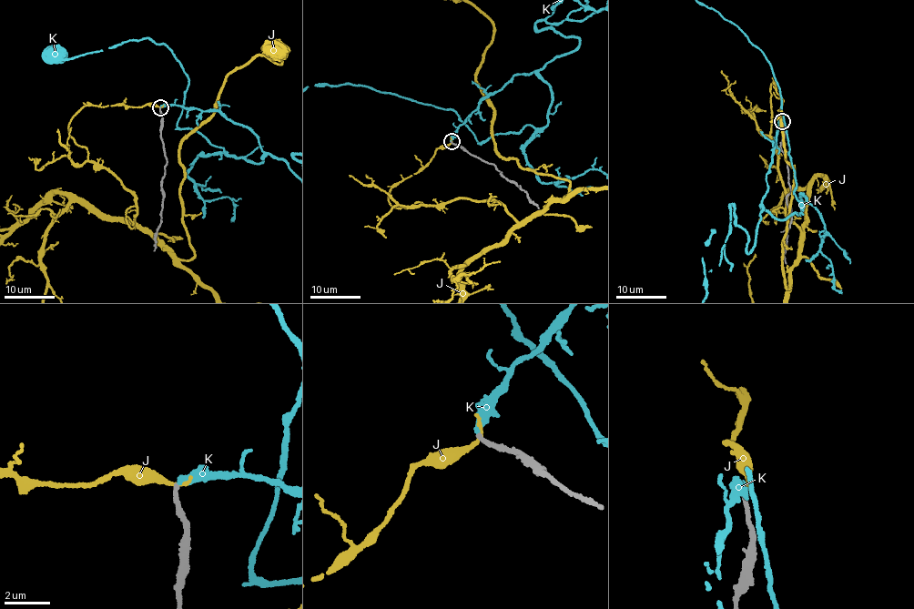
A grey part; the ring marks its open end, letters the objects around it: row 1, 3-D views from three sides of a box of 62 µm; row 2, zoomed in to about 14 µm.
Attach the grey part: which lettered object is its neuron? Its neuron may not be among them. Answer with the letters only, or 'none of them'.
K

